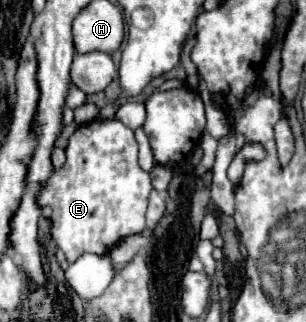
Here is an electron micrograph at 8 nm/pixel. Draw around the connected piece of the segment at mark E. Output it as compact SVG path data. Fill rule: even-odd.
M92 120L72 134L66 148L66 164L48 178L38 202L40 206L52 206L52 238L66 254L68 262L76 262L84 252L106 256L124 236L142 232L150 192L150 174L138 164L138 142L134 132L118 120Z

